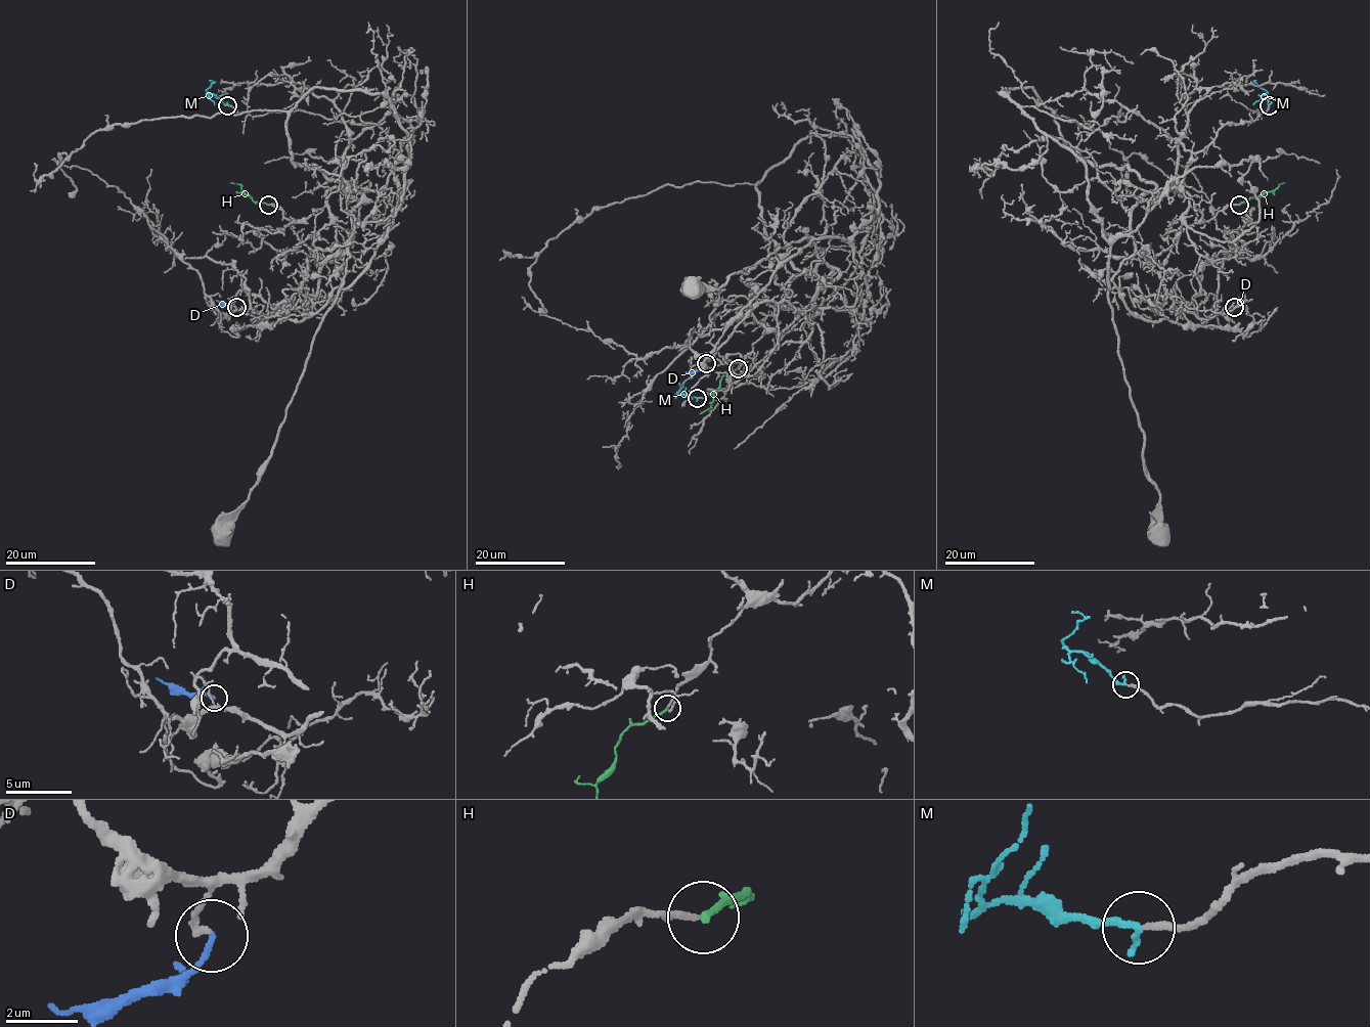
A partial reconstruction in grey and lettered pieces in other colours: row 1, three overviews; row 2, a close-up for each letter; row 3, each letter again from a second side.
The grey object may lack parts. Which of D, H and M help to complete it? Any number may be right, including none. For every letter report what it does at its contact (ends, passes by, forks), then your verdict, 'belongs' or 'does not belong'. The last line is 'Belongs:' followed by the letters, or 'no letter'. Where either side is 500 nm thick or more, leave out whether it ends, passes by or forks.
D: it ends; does not belong
H: it ends; belongs
M: it ends; belongs
Belongs: H, M

